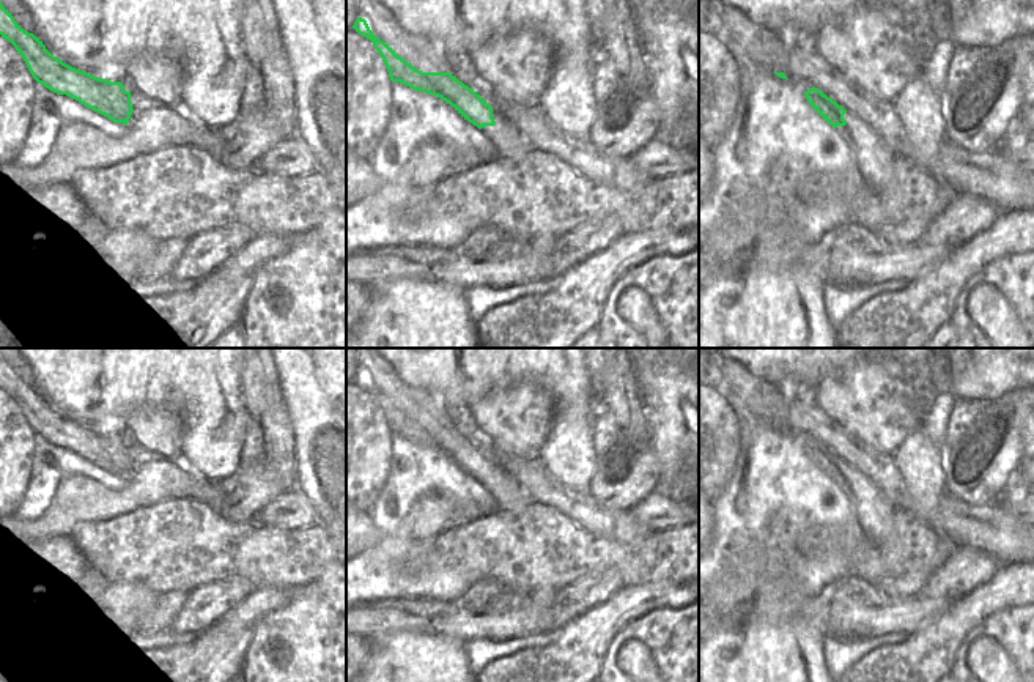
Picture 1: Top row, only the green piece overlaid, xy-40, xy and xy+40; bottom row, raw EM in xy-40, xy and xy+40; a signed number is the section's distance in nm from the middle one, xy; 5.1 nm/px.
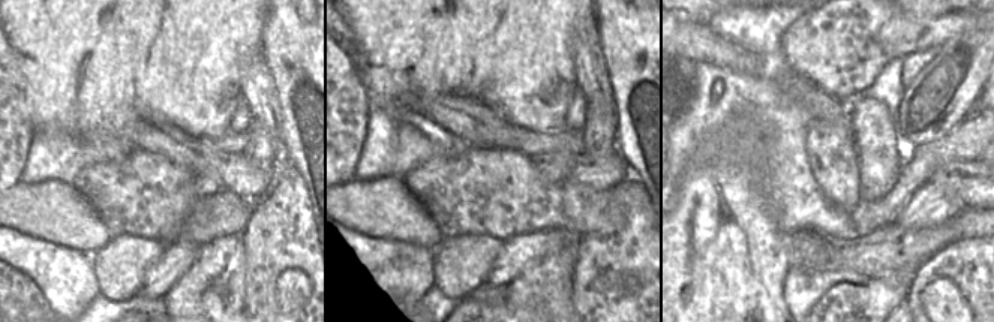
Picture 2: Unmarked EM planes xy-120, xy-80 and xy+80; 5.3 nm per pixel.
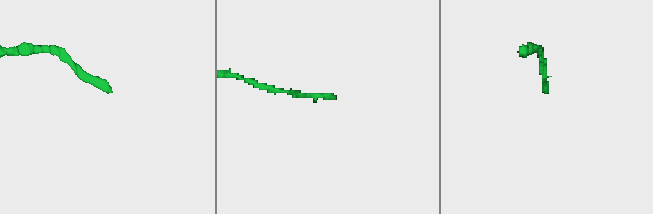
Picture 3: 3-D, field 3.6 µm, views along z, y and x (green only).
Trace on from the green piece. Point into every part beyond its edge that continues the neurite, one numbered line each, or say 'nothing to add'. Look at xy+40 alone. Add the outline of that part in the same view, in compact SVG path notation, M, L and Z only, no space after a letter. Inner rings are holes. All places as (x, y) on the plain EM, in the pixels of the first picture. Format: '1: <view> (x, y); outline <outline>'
nothing to add

